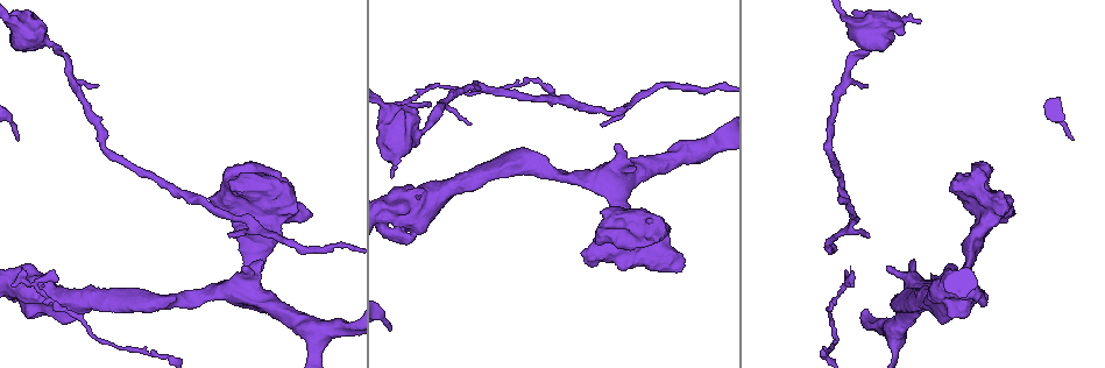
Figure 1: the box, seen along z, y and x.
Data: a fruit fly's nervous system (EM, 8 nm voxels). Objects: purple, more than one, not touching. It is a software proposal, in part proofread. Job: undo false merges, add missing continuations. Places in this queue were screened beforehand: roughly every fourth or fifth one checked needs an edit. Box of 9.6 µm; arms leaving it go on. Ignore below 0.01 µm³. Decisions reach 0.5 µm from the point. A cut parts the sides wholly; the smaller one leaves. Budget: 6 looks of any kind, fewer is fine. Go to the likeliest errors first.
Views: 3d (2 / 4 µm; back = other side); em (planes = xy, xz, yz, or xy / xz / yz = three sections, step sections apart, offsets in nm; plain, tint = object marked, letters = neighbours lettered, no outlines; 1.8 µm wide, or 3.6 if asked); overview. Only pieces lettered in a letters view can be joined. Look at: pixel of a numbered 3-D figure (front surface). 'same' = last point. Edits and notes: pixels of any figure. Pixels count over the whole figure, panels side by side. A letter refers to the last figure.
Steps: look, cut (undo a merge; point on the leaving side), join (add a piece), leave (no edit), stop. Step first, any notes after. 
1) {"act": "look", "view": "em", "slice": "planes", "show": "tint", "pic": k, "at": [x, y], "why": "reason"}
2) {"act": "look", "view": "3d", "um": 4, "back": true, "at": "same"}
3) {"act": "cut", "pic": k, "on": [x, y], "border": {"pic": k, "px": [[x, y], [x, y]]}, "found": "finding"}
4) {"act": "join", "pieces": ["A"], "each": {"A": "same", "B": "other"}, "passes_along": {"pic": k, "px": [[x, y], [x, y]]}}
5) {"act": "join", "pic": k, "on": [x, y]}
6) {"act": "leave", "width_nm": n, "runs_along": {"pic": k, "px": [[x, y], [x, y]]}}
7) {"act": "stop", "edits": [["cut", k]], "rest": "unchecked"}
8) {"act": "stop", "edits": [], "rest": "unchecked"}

{"act": "look", "view": "em", "um": 3.6, "slice": "xz", "step": 8, "show": "tint", "pic": 1, "at": [645, 229], "why": "sharp bend"}

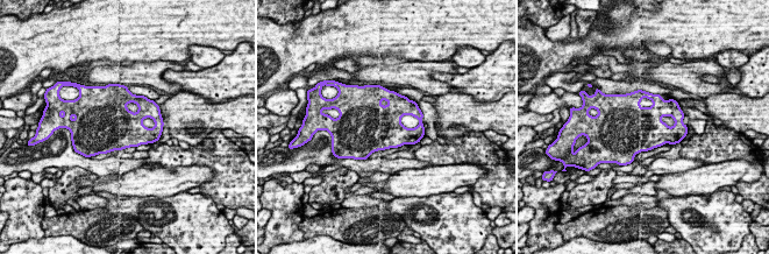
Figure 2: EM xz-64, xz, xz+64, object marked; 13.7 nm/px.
{"act": "look", "view": "em", "um": 3.6, "slice": "xz", "step": 8, "show": "letters", "at": "same"}

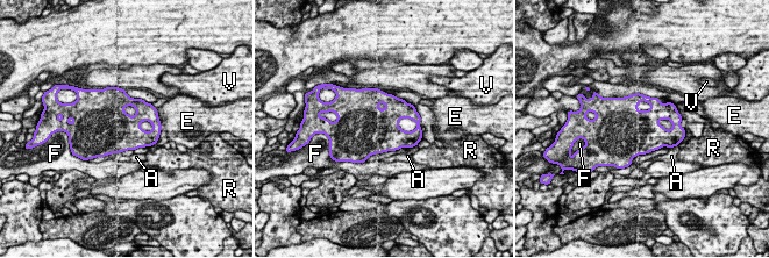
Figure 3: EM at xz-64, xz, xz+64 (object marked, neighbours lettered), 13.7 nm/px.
{"act": "leave", "each": {"A": "other", "E": "other", "F": "other", "R": "other", "V": "other"}, "found": "all the same cell"}

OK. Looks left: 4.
{"act": "look", "view": "em", "slice": "planes", "show": "tint", "pic": 1, "at": [1071, 140], "why": "long arm stops here"}

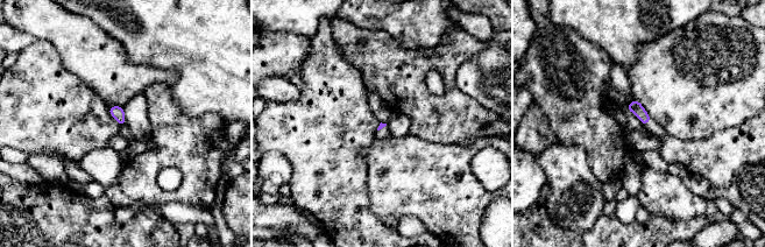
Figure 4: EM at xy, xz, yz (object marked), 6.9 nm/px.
{"act": "look", "view": "em", "slice": "planes", "show": "letters", "at": "same", "why": "what lies round it"}

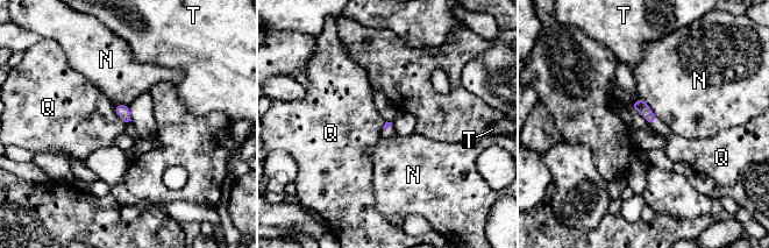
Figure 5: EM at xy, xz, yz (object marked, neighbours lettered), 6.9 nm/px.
{"act": "leave", "longest_contact_nm": ["N", 200], "each": {"N": "other", "Q": "other", "T": "other"}, "border": {"pic": 5, "px": [[113, 106], [113, 110], [126, 125]]}, "found": "none of them fits"}

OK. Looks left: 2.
{"act": "look", "view": "em", "slice": "planes", "show": "letters", "pic": 1, "at": [868, 238], "why": "free end"}

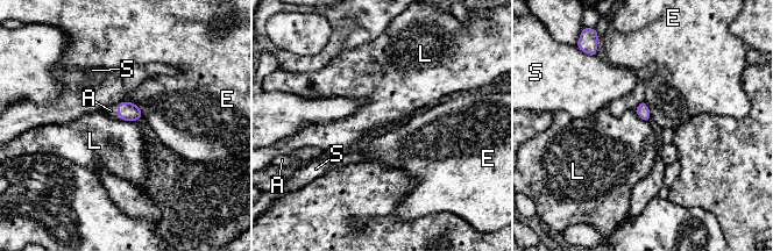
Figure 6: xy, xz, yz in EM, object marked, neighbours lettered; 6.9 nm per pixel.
{"act": "join", "pic": 6, "on": [111, 110], "width_nm": 90, "each": {"A": "same", "E": "other", "L": "other", "S": "other"}, "passes_along": {"pic": 6, "px": [[127, 110], [116, 110], [111, 110]]}, "found": "the cell continues"}

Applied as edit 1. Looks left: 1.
{"act": "stop", "edits": [["join", 6]], "rest": "unchecked"}

